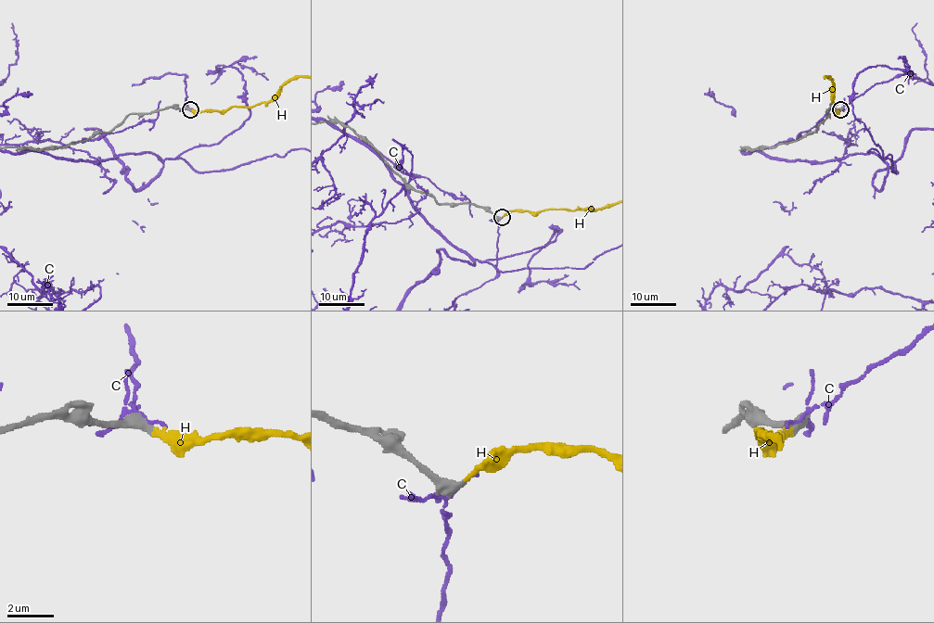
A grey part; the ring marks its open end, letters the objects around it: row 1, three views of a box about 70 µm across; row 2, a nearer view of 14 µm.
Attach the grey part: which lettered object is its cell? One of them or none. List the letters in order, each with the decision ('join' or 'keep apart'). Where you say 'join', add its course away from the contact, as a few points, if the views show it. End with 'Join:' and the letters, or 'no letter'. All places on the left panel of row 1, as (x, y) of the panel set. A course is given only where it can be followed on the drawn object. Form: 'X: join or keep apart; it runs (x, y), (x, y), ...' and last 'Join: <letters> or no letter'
C: keep apart
H: join
Join: H

